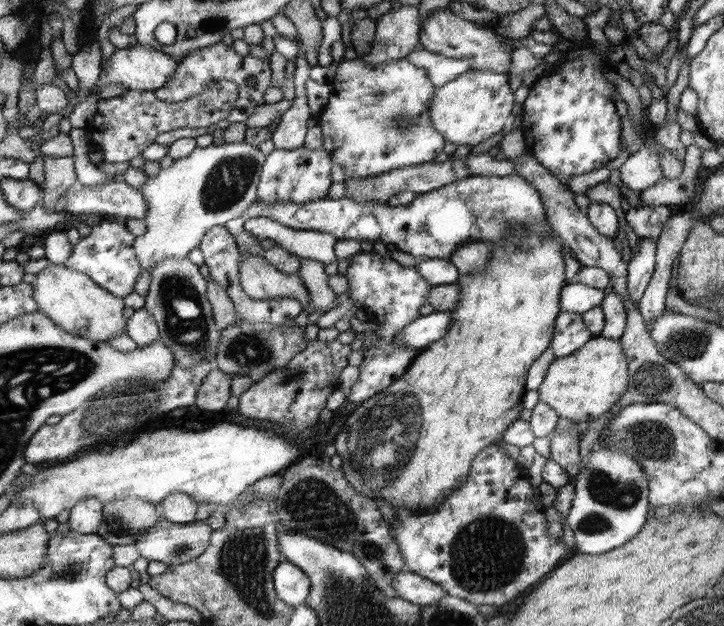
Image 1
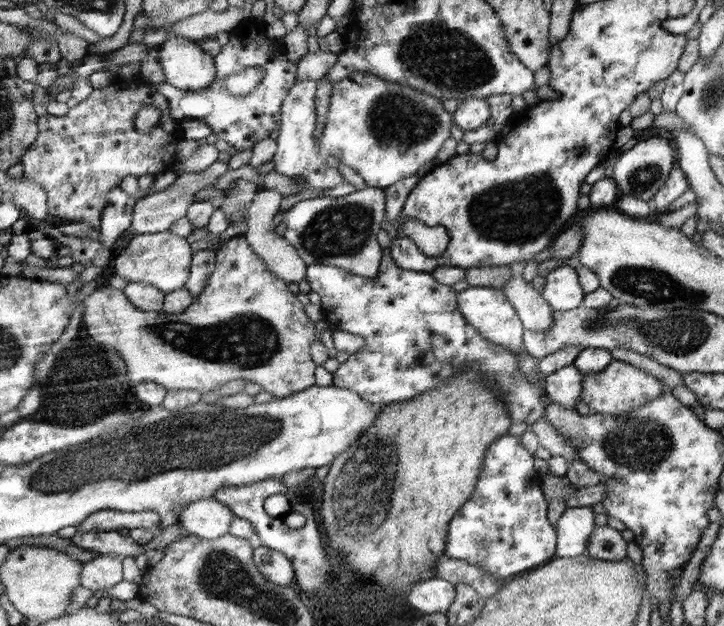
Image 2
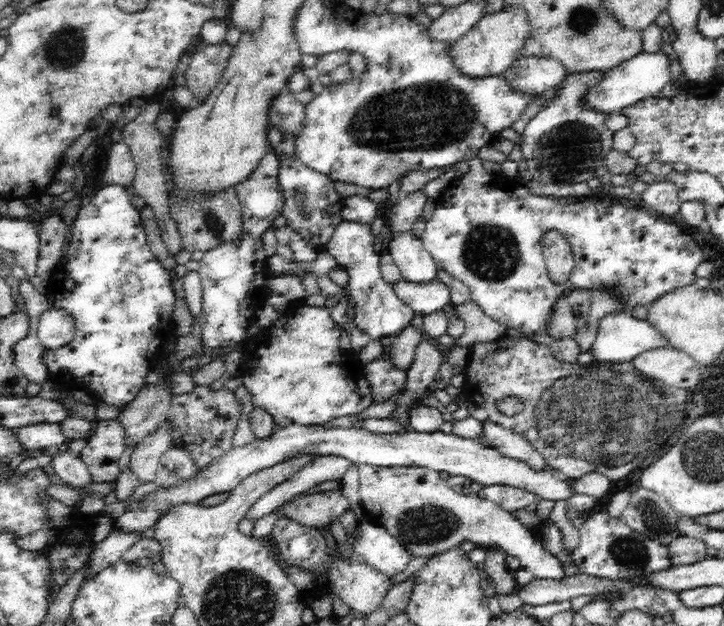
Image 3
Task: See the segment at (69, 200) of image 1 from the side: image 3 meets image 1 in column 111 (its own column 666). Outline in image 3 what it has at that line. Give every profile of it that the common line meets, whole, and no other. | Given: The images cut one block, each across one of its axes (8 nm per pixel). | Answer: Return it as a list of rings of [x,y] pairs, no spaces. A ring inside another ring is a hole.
[[[667,181],[647,184],[646,190],[642,192],[641,199],[645,208],[667,219],[672,219],[673,216],[678,214],[680,206],[683,204],[678,188]]]

